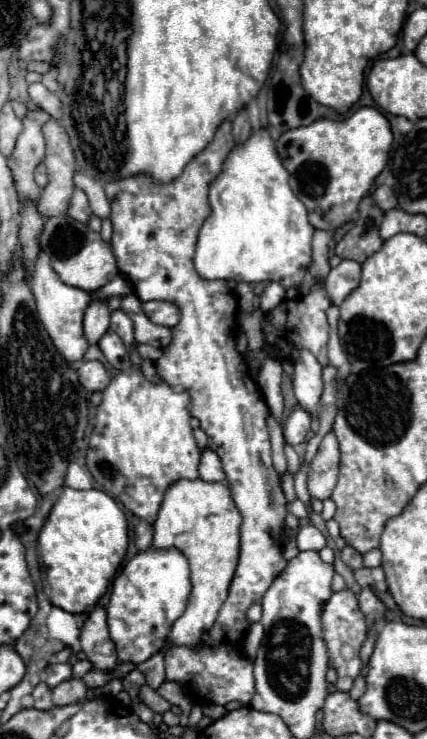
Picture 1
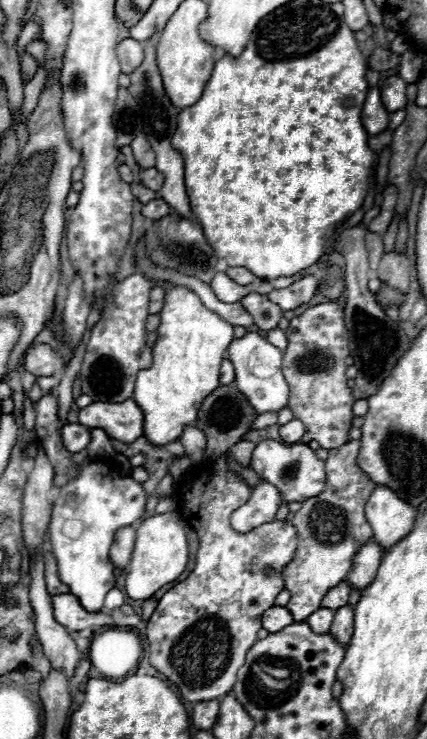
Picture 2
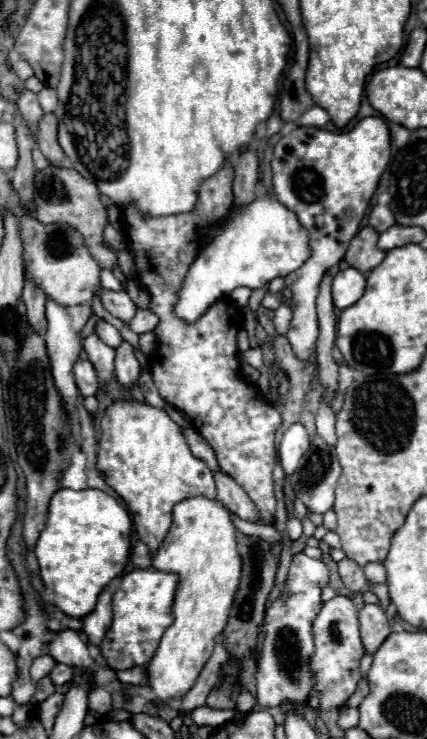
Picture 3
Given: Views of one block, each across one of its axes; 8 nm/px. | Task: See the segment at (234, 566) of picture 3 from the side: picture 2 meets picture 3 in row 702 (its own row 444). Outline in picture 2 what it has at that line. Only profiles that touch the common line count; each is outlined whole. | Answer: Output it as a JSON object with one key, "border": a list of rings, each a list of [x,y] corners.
{"border":[[[172,286],[164,288],[164,306],[160,310],[160,326],[158,326],[158,338],[152,348],[152,366],[138,372],[136,388],[134,388],[134,400],[140,404],[144,412],[144,436],[152,444],[168,444],[180,438],[186,424],[196,422],[196,412],[200,404],[204,402],[204,396],[212,392],[212,388],[218,388],[218,376],[220,376],[220,362],[222,354],[228,348],[228,344],[234,338],[234,328],[220,320],[216,312],[208,310],[200,298],[186,286]]]}

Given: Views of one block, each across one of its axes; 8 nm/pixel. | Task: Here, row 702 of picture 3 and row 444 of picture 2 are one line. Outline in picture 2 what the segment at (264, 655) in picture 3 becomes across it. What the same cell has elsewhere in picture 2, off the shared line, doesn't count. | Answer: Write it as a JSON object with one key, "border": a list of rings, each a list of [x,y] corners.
{"border":[[[274,440],[260,442],[252,452],[252,470],[260,474],[266,482],[274,484],[286,502],[304,502],[312,496],[318,496],[324,490],[324,462],[316,458],[314,450],[308,444],[282,444]]]}

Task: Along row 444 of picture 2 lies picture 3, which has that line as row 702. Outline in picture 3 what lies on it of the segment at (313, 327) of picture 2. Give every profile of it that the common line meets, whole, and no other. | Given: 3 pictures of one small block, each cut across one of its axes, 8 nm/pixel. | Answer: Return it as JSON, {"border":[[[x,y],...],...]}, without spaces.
{"border":[[[334,596],[324,602],[320,614],[312,626],[314,634],[314,654],[310,662],[310,670],[314,674],[314,692],[320,692],[320,708],[334,710],[344,704],[352,692],[356,690],[360,674],[360,656],[364,656],[364,646],[358,630],[358,610],[348,596]]]}

